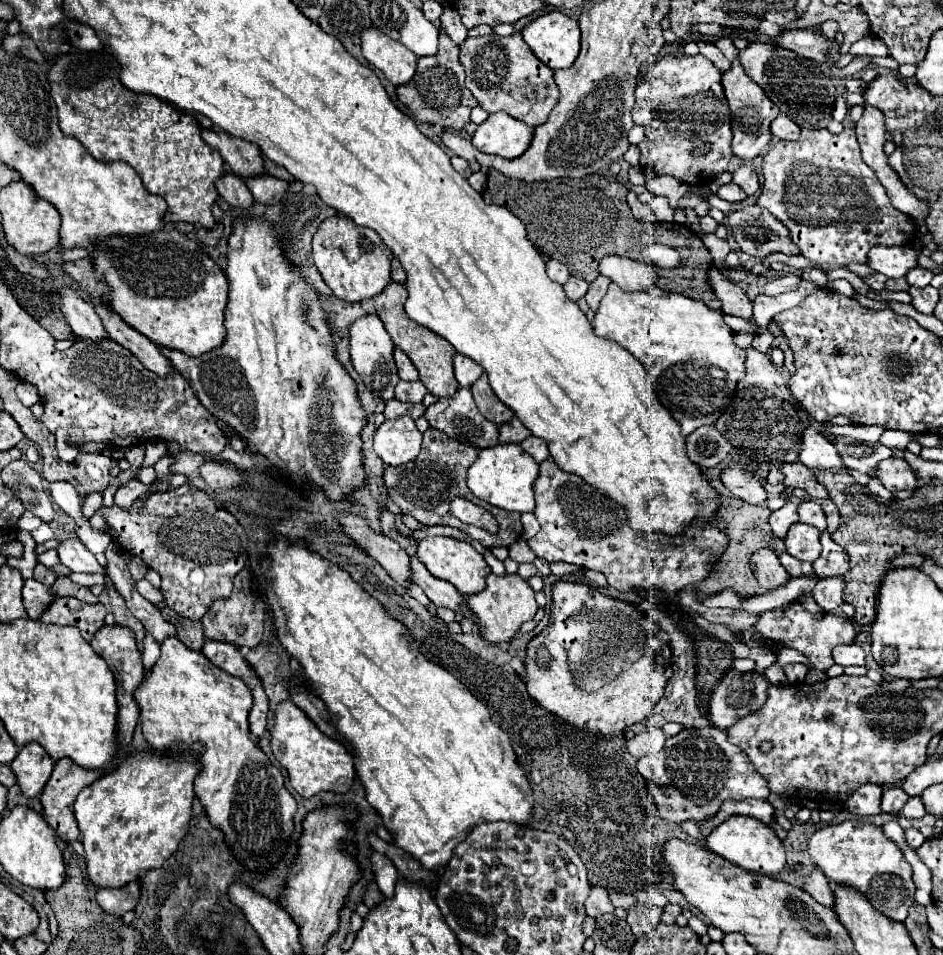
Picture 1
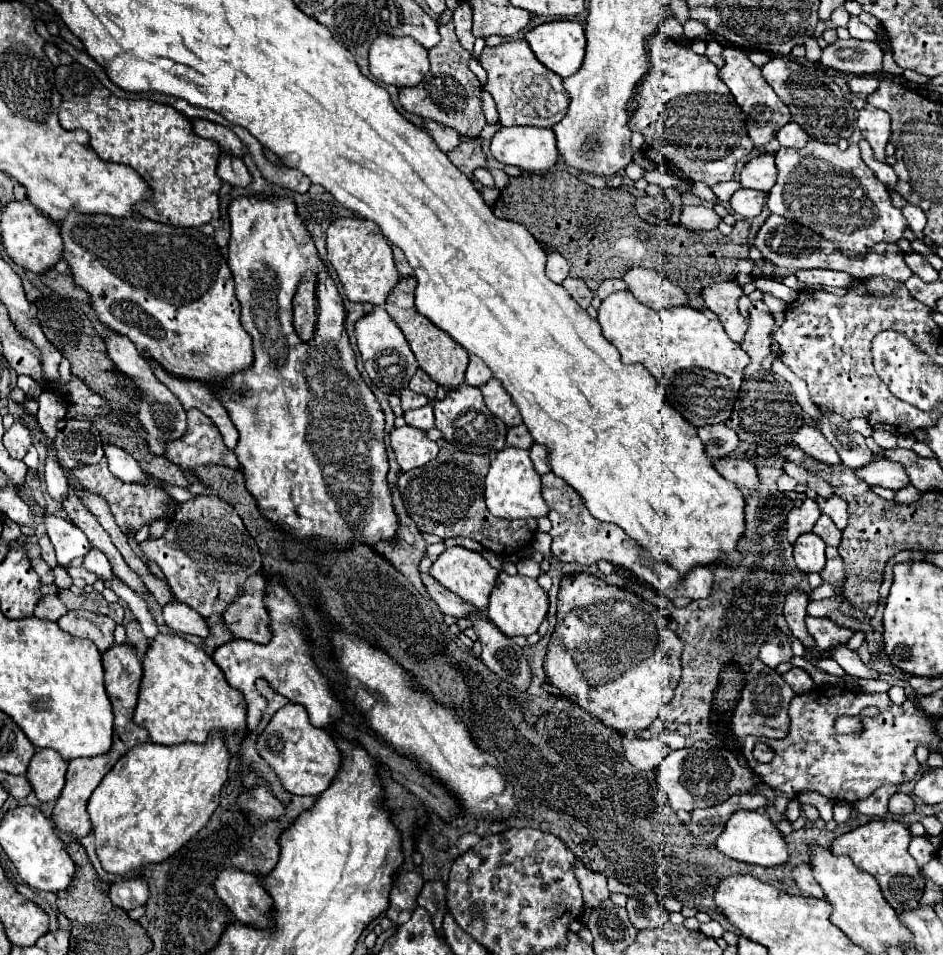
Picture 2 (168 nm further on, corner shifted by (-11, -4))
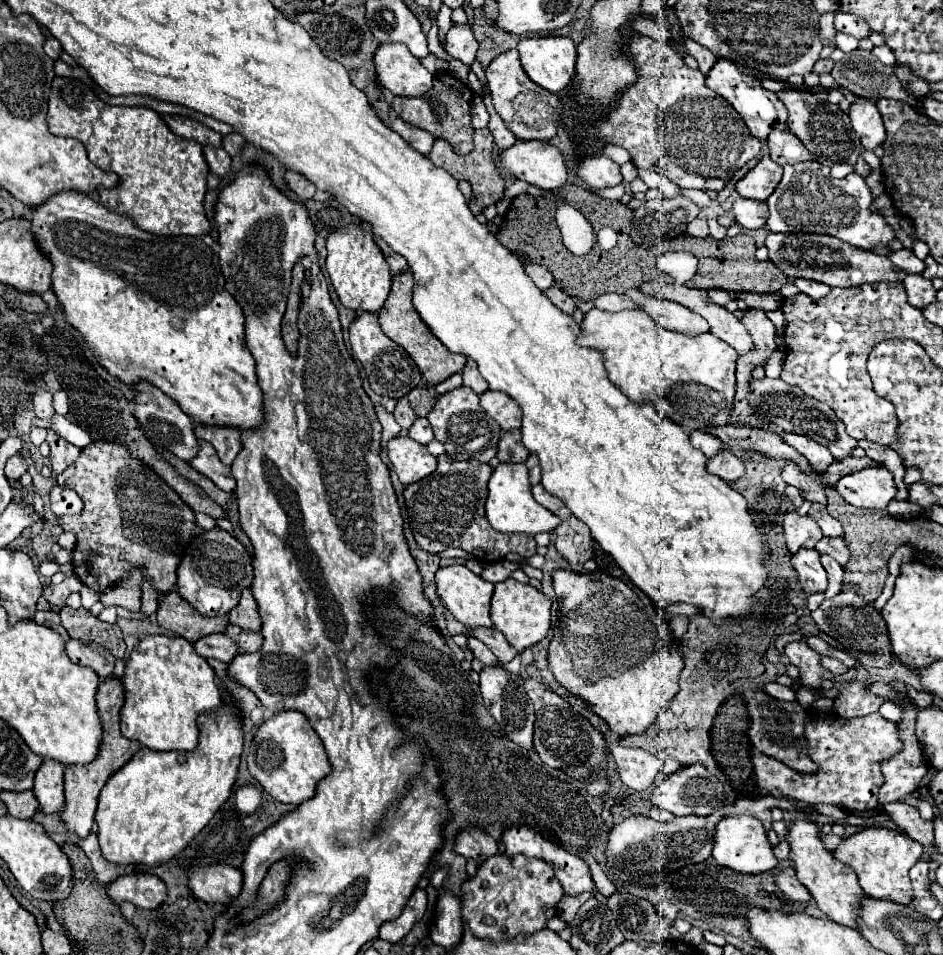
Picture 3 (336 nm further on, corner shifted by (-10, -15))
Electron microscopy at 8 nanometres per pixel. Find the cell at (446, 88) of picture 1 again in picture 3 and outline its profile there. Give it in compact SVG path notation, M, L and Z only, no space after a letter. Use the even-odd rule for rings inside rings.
M449 72L435 74L433 88L417 98L407 96L395 96L391 102L391 108L401 116L405 122L431 132L435 138L443 138L453 146L457 154L467 154L473 150L473 126L471 126L471 98L473 92L469 86L465 86L461 80L457 80Z

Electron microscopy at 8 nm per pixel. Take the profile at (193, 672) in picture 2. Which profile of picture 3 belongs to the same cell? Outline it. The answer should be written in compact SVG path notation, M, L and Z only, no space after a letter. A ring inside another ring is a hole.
M145 636L137 642L129 660L125 662L123 674L123 688L125 688L125 704L121 708L121 732L129 740L137 740L143 746L159 752L167 750L193 750L197 746L197 716L211 708L221 708L221 692L215 682L215 672L201 658L191 642L179 636Z

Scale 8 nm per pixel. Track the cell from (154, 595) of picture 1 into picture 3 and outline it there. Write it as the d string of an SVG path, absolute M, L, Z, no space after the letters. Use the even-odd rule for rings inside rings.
M211 634L197 640L195 650L203 658L217 658L221 662L231 662L239 654L239 646L227 634Z

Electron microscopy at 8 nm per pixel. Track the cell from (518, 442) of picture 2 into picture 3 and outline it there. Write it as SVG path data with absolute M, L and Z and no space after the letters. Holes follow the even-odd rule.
M509 430L501 436L499 448L497 448L499 462L525 462L527 456L529 456L529 450L523 446L519 430Z

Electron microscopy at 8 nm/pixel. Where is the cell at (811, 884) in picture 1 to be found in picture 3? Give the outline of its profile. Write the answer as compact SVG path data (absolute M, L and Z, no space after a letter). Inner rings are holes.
M789 866L789 868L783 868L775 874L775 884L779 886L779 890L793 902L807 902L811 900L811 894L807 892L807 888L797 880L795 876L795 870Z

